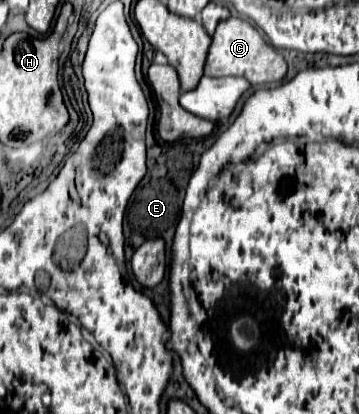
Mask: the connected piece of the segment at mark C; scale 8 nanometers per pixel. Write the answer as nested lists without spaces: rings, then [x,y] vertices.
[[[229,17],[227,21],[221,21],[221,25],[217,25],[205,63],[207,77],[245,77],[251,85],[269,85],[283,81],[285,73],[287,63],[283,55],[273,49],[251,23],[239,17]]]

